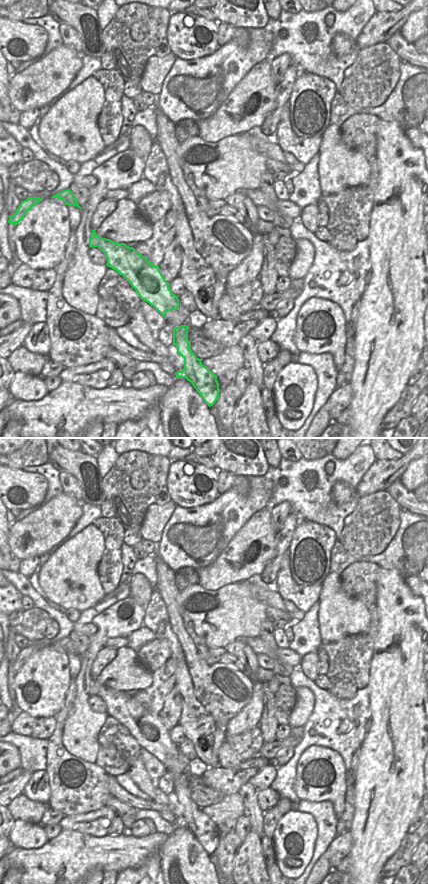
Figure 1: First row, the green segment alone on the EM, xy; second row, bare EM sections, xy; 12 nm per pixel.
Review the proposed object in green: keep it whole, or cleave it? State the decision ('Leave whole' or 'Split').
Leave whole

